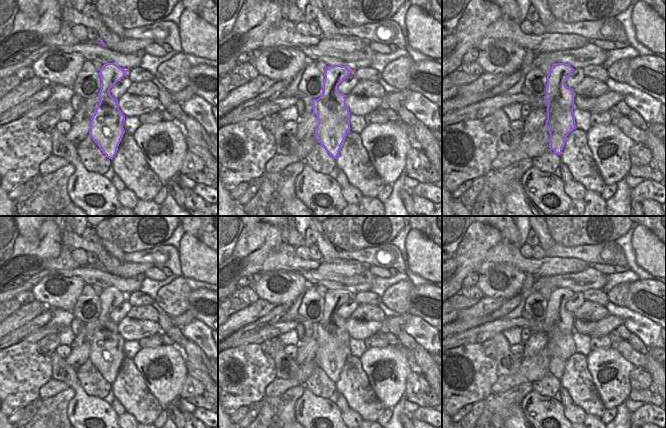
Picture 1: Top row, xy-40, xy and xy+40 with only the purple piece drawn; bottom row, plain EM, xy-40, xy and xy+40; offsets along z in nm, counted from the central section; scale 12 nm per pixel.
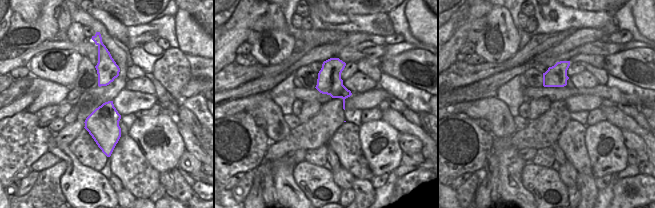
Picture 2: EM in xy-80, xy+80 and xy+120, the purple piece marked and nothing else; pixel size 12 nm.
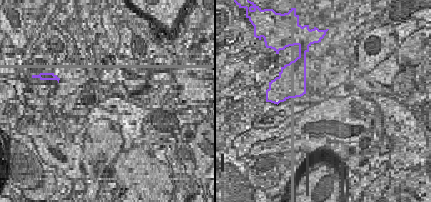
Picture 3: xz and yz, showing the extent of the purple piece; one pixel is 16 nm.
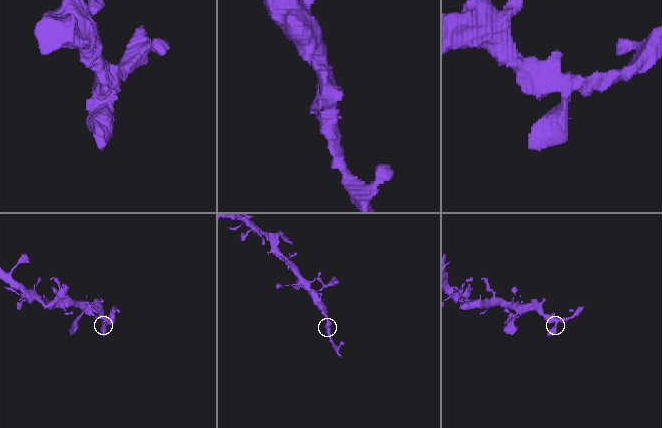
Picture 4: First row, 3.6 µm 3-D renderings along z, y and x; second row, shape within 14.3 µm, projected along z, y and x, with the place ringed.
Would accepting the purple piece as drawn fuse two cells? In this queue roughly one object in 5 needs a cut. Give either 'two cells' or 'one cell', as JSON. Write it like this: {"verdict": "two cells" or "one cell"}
{"verdict": "one cell"}

